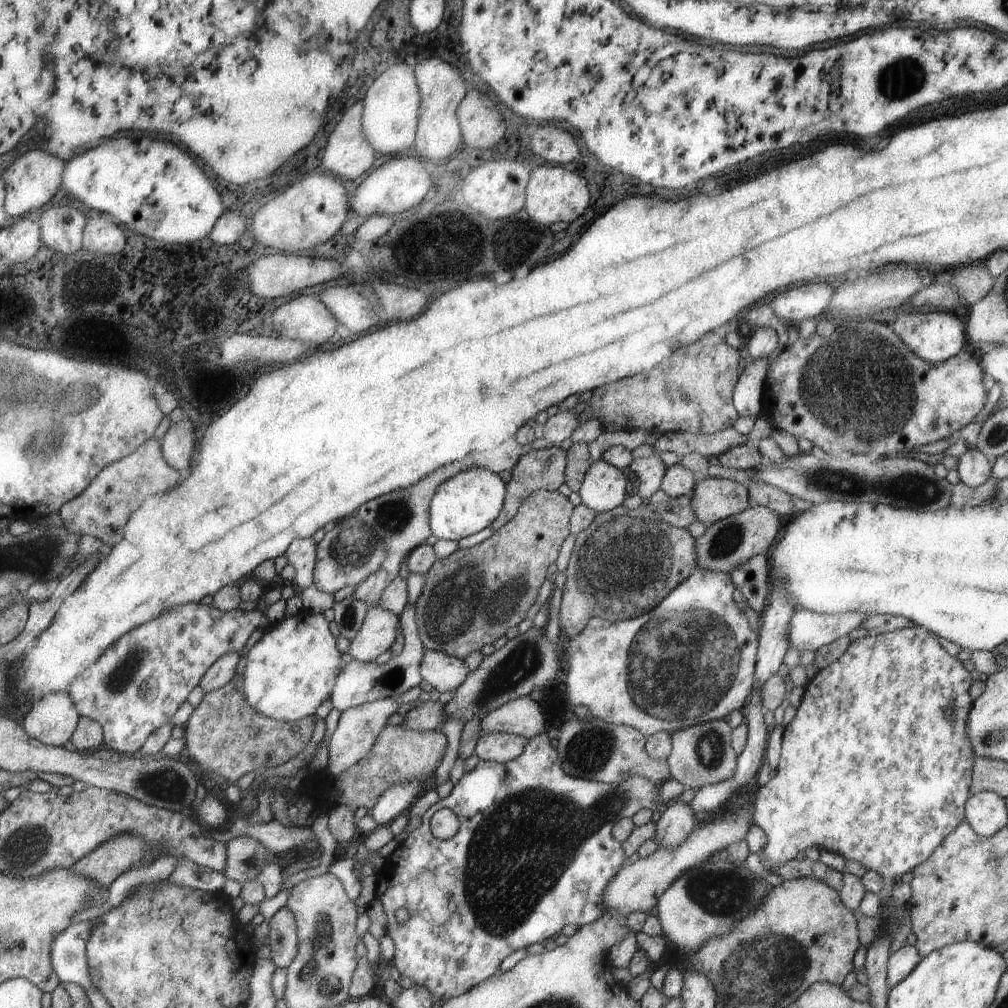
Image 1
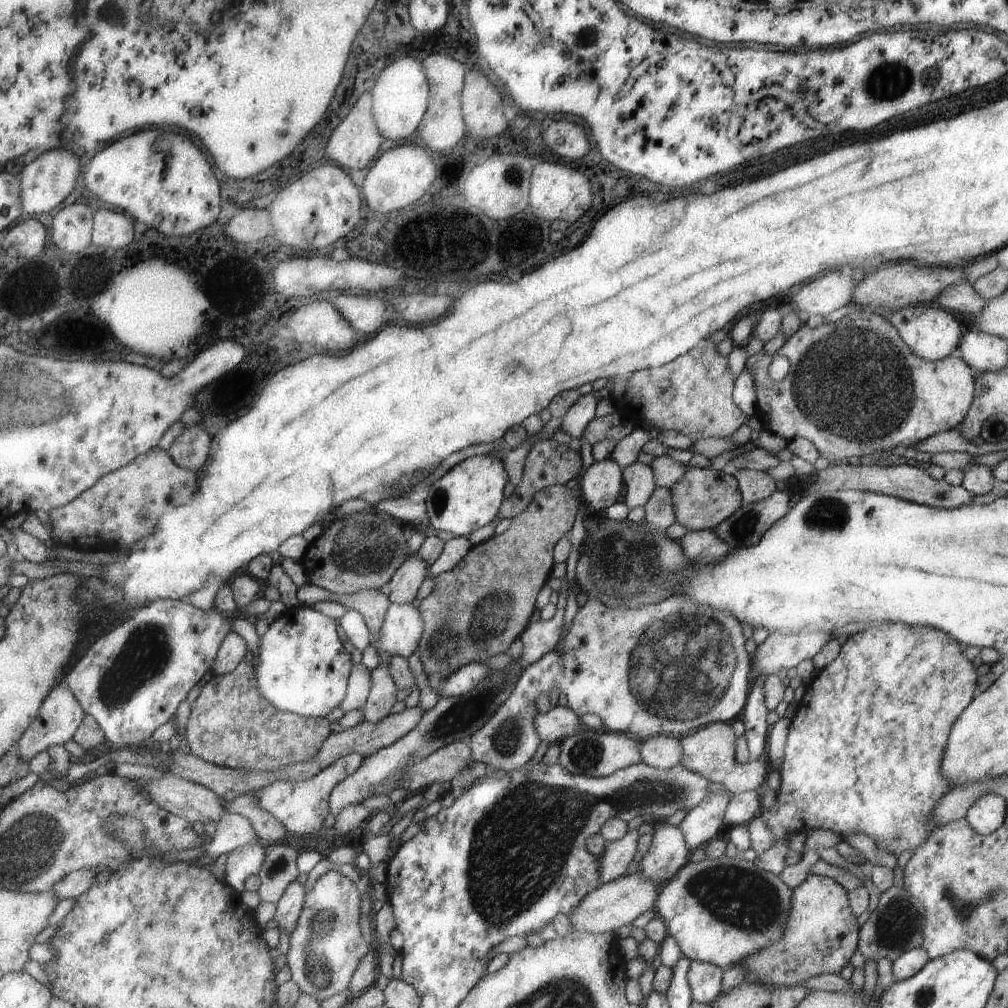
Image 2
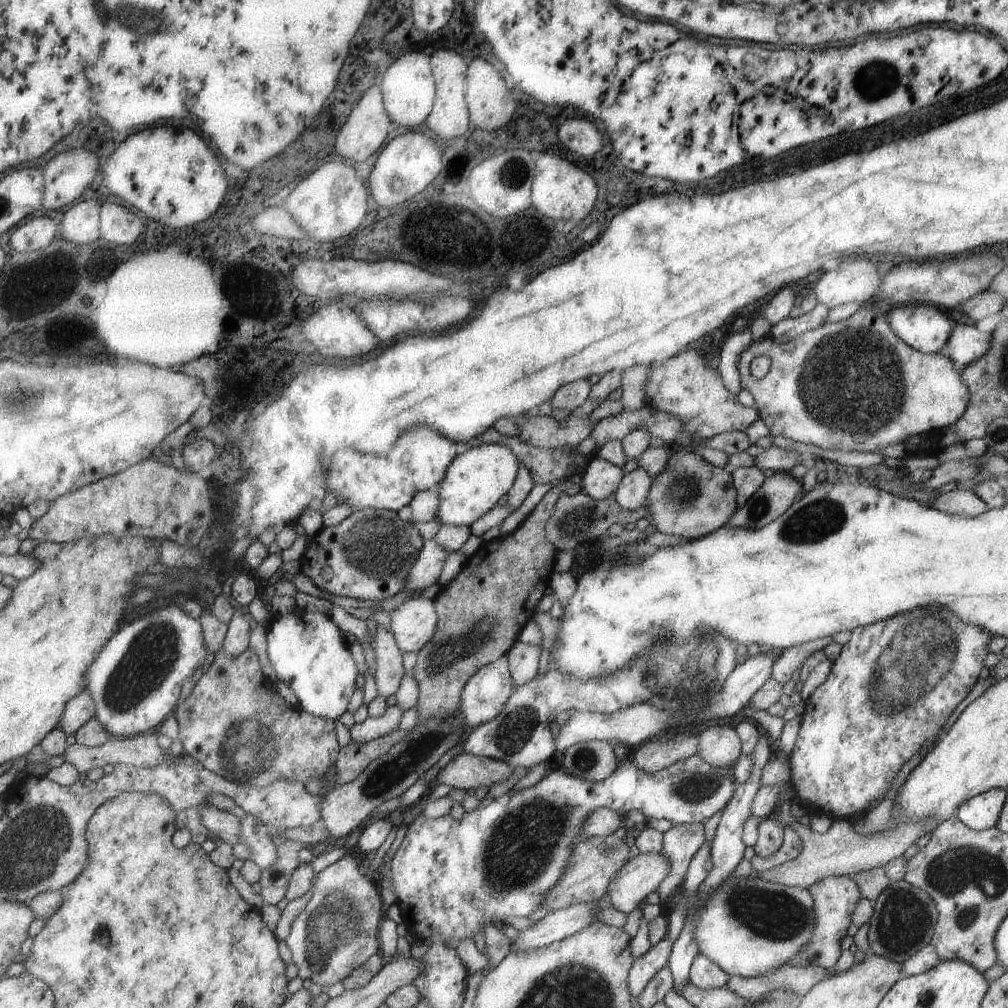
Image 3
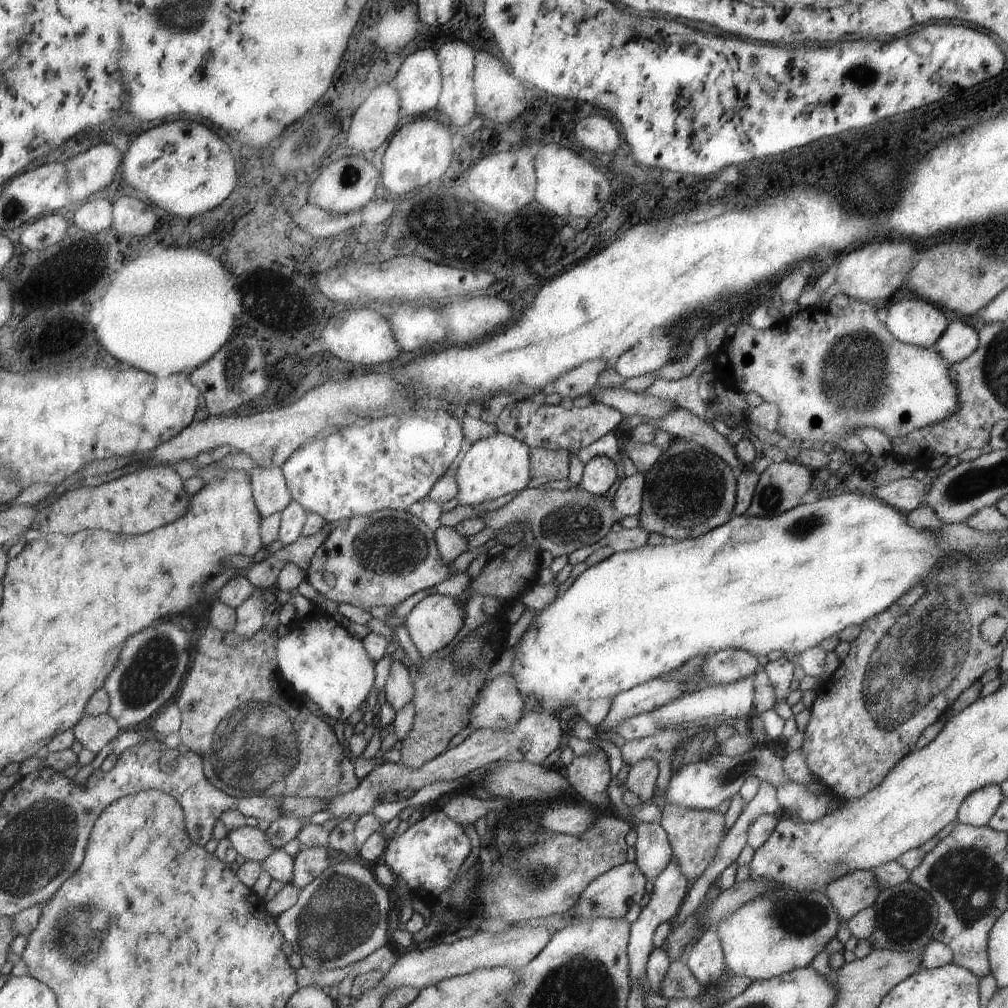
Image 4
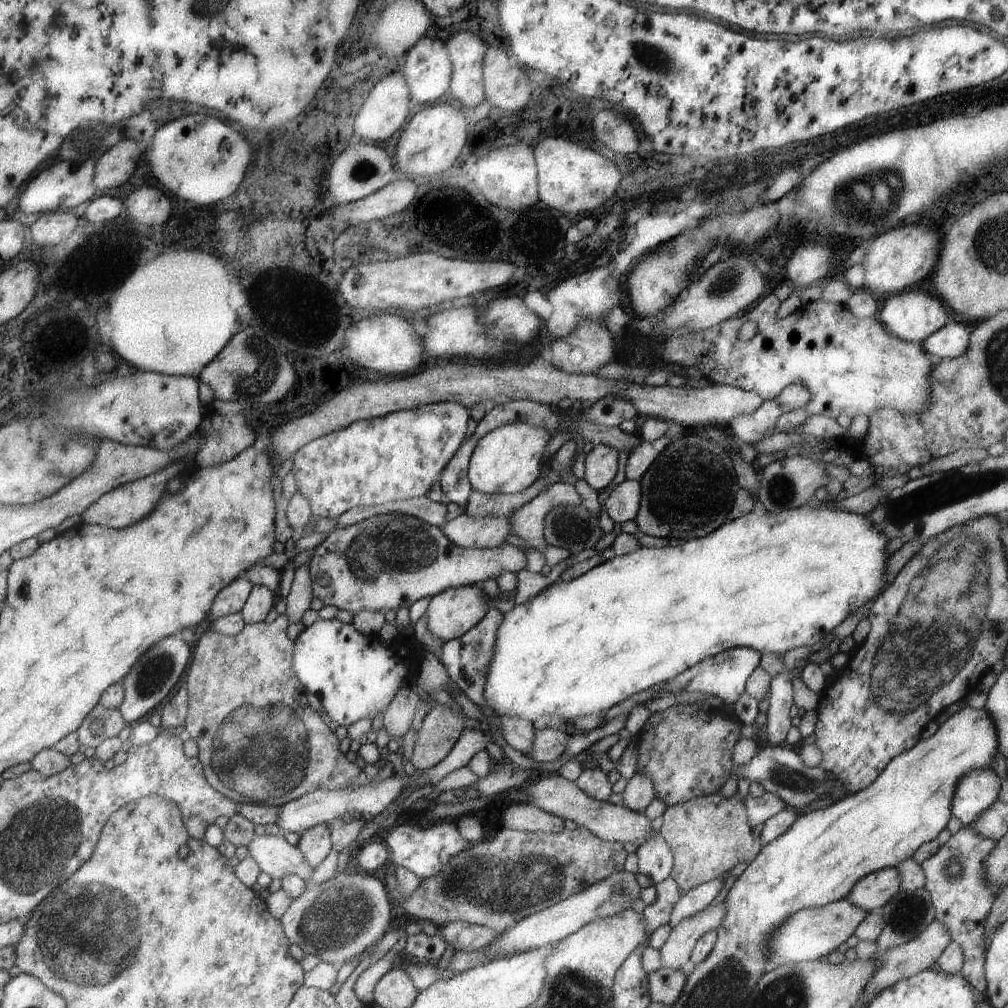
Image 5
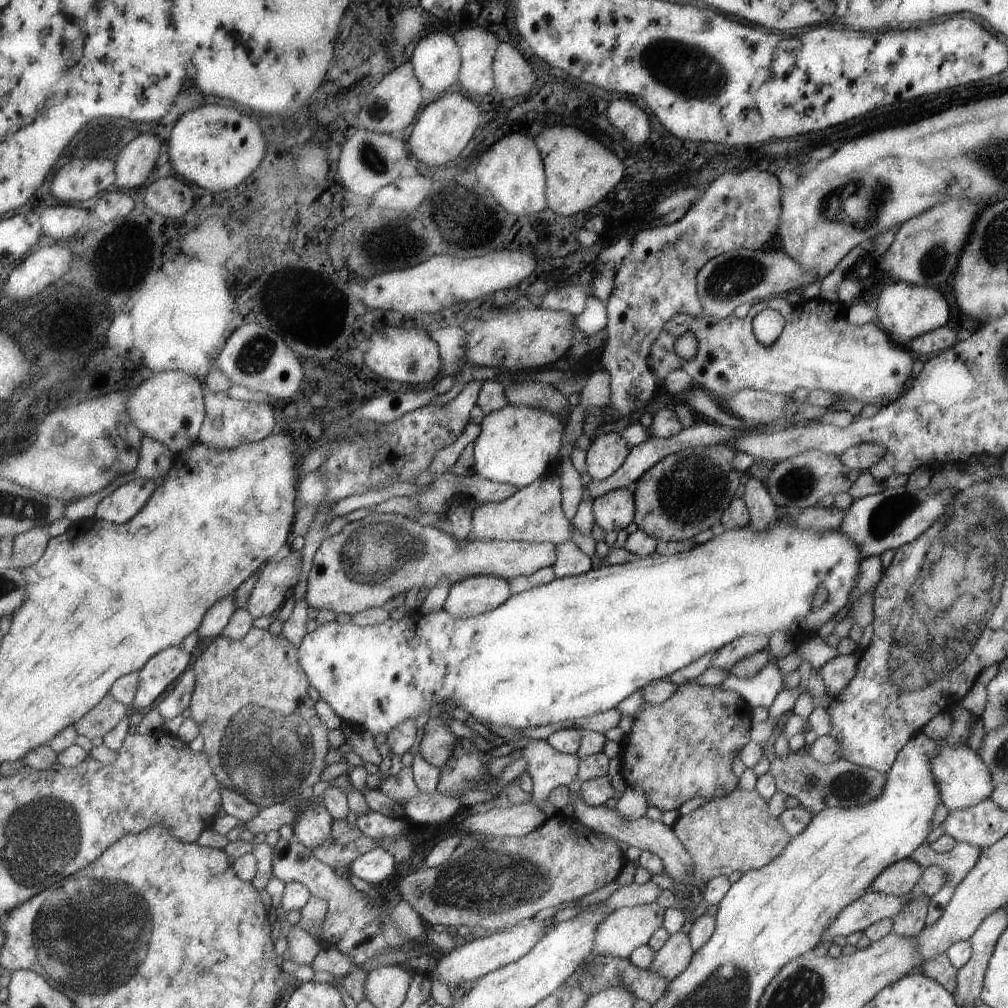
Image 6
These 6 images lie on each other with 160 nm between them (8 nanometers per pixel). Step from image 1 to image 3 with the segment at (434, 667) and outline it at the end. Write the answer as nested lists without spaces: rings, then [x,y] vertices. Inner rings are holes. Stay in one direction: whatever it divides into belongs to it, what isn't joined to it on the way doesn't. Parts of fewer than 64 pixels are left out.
[[[505,654],[477,668],[459,694],[459,706],[466,728],[475,729],[483,722],[495,718],[511,696],[514,686]]]

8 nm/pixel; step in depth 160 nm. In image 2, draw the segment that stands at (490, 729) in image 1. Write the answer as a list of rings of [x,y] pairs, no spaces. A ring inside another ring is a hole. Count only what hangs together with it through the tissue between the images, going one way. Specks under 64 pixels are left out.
[[[555,706],[545,714],[538,712],[533,718],[535,734],[539,740],[550,744],[558,744],[567,736],[577,734],[581,729],[587,729],[587,726],[581,721],[581,718],[572,712],[569,707],[563,708]]]

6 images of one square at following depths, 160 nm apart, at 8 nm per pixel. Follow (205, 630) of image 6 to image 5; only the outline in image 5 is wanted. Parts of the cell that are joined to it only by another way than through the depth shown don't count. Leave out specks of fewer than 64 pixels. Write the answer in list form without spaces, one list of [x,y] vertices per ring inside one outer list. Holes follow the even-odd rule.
[[[245,572],[239,573],[234,581],[224,586],[213,599],[209,618],[215,620],[240,612],[252,589],[251,582],[245,577]]]

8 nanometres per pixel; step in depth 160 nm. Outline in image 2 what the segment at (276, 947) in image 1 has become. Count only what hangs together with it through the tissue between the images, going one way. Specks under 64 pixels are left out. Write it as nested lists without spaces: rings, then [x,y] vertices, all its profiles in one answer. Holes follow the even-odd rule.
[[[291,881],[283,891],[281,898],[275,904],[274,918],[280,932],[283,930],[291,936],[291,932],[297,926],[297,919],[303,906],[304,891],[303,885]]]

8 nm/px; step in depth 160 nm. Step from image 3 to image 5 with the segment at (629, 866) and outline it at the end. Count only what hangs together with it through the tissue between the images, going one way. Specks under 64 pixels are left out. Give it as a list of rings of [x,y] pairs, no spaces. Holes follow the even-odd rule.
[[[627,871],[610,874],[603,881],[588,886],[584,891],[576,895],[568,896],[532,915],[515,921],[511,926],[504,928],[489,944],[481,950],[487,951],[494,957],[510,957],[515,953],[522,953],[529,949],[545,946],[546,944],[557,943],[562,938],[569,936],[579,930],[585,923],[596,918],[608,917],[621,909],[629,908],[632,902],[639,897],[639,886],[635,882],[635,875]]]

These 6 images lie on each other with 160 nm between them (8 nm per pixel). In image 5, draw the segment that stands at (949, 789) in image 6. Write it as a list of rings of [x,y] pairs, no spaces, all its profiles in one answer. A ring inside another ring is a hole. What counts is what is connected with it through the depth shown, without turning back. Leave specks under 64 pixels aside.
[[[991,767],[964,772],[954,786],[950,814],[960,820],[963,827],[967,827],[977,814],[997,799],[1000,781]]]

